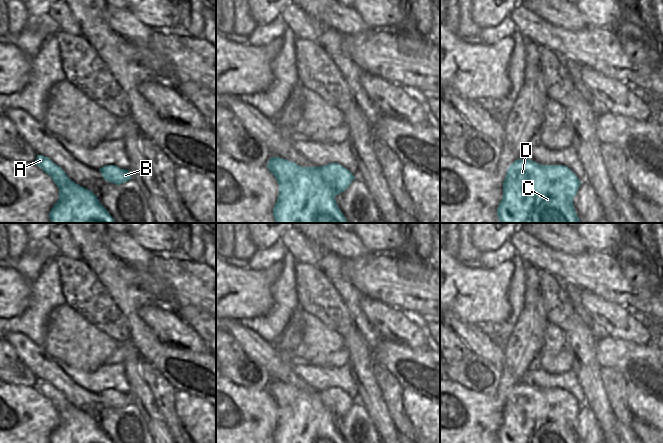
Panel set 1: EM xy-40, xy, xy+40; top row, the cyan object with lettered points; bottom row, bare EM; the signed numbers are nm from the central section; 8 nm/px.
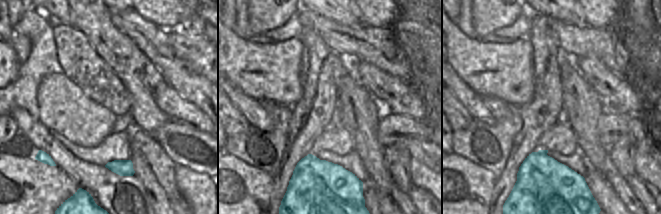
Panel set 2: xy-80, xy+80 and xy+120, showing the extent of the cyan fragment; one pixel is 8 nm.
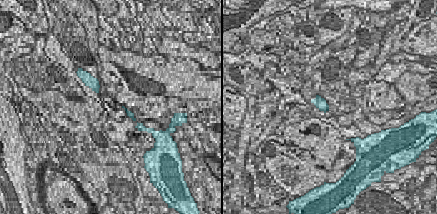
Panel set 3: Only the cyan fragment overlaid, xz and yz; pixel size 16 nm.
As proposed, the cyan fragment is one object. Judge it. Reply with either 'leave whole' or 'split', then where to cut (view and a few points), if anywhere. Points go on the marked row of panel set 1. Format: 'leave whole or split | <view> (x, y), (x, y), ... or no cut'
leave whole | no cut

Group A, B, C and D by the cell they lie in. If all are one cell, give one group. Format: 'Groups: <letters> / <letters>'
Groups: A B C D

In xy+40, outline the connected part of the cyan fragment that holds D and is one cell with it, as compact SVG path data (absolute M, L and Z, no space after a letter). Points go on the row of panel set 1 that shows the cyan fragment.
M518 159L508 168L503 182L503 198L497 208L499 223L581 223L573 206L573 198L581 182L564 165L540 165L530 159Z

